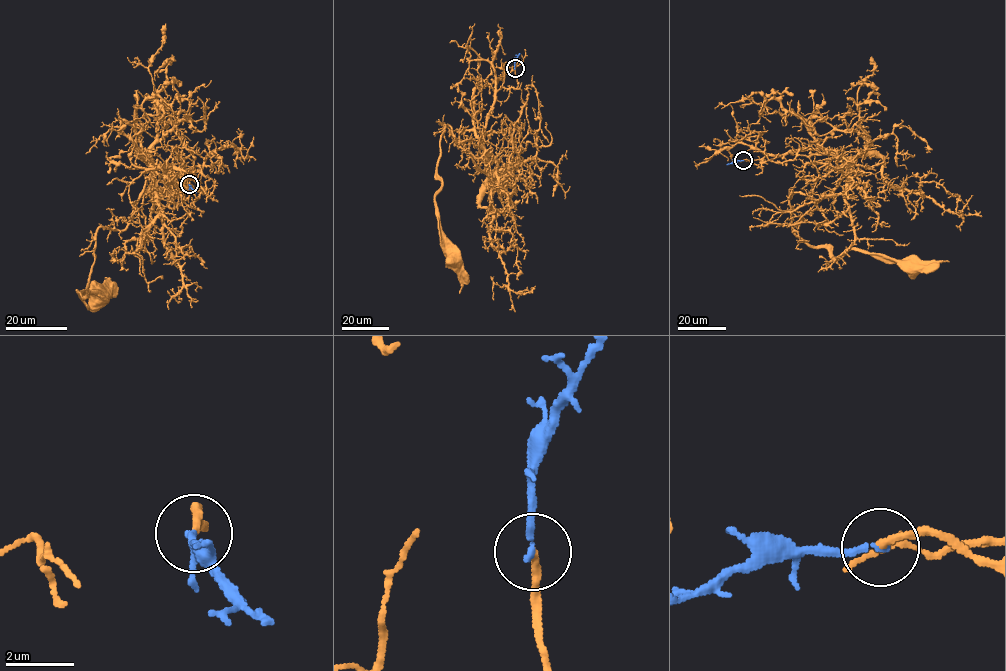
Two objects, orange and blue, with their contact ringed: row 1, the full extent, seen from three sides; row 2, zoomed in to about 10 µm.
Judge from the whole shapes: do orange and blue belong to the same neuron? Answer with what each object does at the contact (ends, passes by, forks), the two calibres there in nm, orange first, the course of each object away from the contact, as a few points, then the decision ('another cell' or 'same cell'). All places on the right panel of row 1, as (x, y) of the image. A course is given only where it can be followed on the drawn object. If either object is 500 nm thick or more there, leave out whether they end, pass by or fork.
orange ends | blue ends | 200/190 nm | orange via (743, 160), (845, 157), (824, 196), (790, 189), (793, 232), (836, 257), (864, 250), (912, 266) | blue via (743, 160), (727, 164) | same cell

